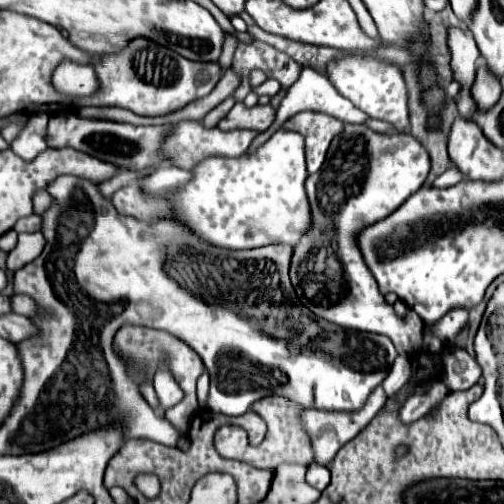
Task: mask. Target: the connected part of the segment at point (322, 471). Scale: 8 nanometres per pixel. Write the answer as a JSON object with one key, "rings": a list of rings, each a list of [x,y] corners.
{"rings":[[[309,467],[309,469],[307,469],[307,481],[309,481],[313,487],[317,487],[319,491],[323,491],[323,489],[329,485],[329,481],[331,481],[329,469],[327,469],[327,467]]]}

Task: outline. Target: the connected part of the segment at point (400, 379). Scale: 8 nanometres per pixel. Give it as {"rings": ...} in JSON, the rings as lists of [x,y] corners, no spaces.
{"rings":[[[397,357],[387,379],[383,381],[383,389],[389,397],[393,397],[405,383],[409,383],[409,377],[411,377],[411,365],[409,365],[409,359],[407,357]]]}

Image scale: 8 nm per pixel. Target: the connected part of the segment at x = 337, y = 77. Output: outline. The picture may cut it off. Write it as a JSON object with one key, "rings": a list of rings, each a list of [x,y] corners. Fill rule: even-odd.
{"rings":[[[343,55],[341,59],[327,63],[325,75],[331,81],[331,85],[339,91],[339,95],[349,99],[371,119],[393,123],[397,131],[403,131],[409,125],[407,85],[403,69],[397,63],[389,63],[373,55]]]}

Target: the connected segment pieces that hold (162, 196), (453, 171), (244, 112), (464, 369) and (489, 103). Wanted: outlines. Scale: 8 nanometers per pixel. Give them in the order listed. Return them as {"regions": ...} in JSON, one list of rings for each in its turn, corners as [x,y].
{"regions":[[[[277,131],[267,143],[257,147],[251,155],[245,153],[241,157],[207,157],[199,161],[193,169],[193,179],[177,189],[163,193],[145,193],[139,185],[127,185],[113,193],[113,205],[127,215],[135,215],[141,219],[175,219],[177,223],[187,225],[199,237],[209,243],[225,249],[253,249],[271,243],[289,243],[297,245],[299,239],[311,229],[311,205],[307,201],[305,191],[305,149],[303,137],[295,131]]],[[[453,165],[453,167],[449,167],[443,175],[439,175],[437,179],[435,179],[435,183],[433,183],[433,187],[451,187],[451,185],[457,185],[459,181],[463,181],[463,173]]],[[[235,103],[235,107],[219,121],[219,129],[231,131],[231,129],[255,129],[265,131],[275,119],[275,111],[271,105],[255,105],[247,109],[243,103]]],[[[451,349],[443,355],[443,373],[451,391],[463,391],[479,381],[481,367],[465,349]]],[[[485,63],[477,67],[477,77],[471,87],[471,97],[475,101],[477,111],[489,111],[499,101],[503,89],[499,85],[499,79],[493,79],[493,75],[487,71]]]]}

